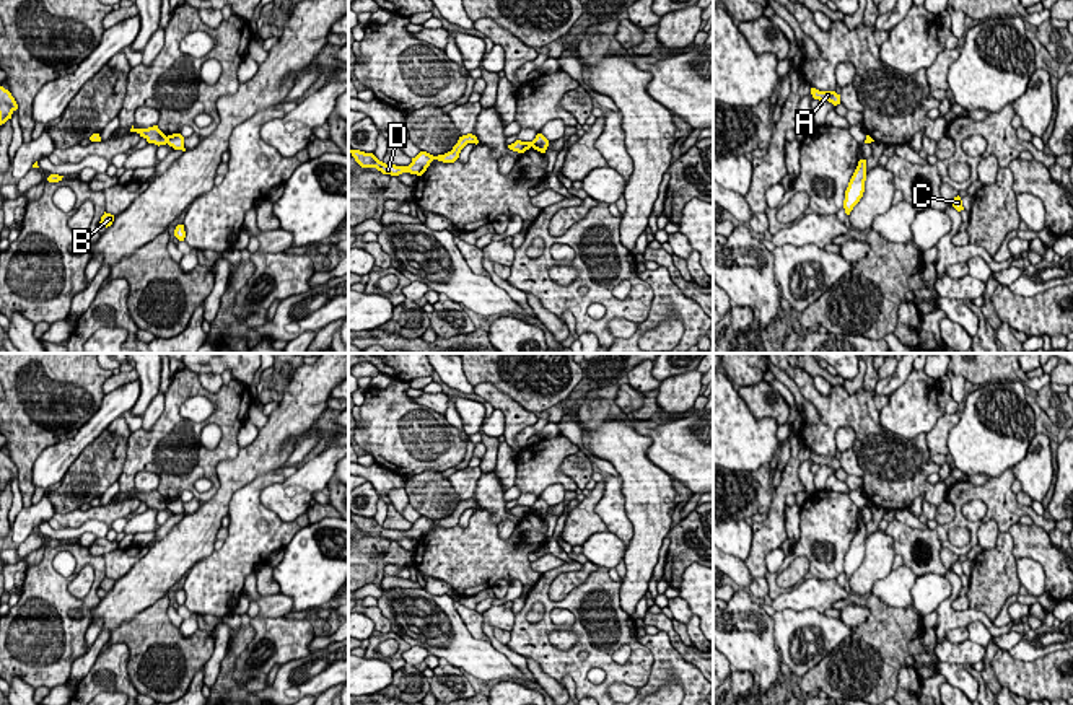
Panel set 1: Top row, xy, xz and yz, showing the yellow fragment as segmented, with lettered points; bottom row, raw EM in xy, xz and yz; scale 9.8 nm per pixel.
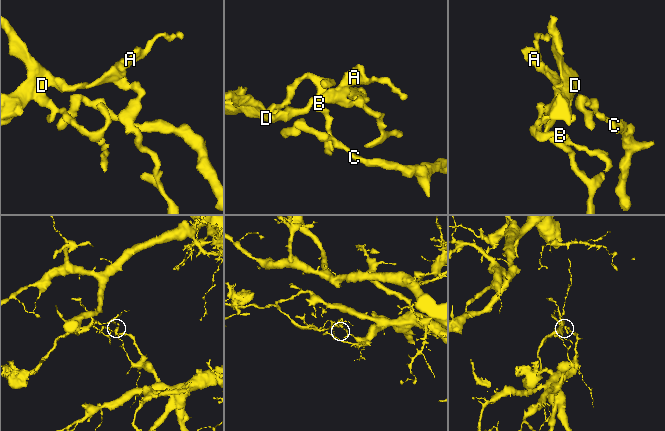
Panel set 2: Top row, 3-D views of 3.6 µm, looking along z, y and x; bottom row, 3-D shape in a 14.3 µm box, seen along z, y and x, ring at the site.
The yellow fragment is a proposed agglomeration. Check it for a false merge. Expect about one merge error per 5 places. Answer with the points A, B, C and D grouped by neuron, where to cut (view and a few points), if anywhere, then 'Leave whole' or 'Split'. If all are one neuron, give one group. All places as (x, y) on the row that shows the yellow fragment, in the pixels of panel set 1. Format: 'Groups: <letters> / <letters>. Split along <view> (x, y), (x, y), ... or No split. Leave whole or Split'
Groups: A B D / C. Split along xy (165, 137), (166, 142). Split

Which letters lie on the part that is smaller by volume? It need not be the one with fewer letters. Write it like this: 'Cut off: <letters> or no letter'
Cut off: A, B, D

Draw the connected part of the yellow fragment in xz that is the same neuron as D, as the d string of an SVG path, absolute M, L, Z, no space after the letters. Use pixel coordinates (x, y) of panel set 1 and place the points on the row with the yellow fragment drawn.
M472 134L462 135L462 137L459 137L458 143L453 147L451 151L448 151L445 155L438 155L438 156L433 156L427 151L420 151L415 158L412 158L412 163L409 166L386 164L386 163L379 161L373 153L365 153L360 150L350 150L350 153L361 168L376 168L383 174L391 174L391 176L399 176L402 173L422 176L433 160L438 160L443 163L454 163L459 158L461 150L467 143L477 145L479 140Z

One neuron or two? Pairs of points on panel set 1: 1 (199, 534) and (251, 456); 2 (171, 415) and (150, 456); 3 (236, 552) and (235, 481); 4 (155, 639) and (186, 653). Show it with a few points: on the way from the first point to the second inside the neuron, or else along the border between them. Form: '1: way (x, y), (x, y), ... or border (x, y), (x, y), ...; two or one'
1: way (210, 515), (218, 507), (235, 476); one
2: way (171, 425), (153, 446); one
3: border (269, 472), (245, 484), (227, 515); two
4: way (163, 647), (170, 653), (178, 653); one

